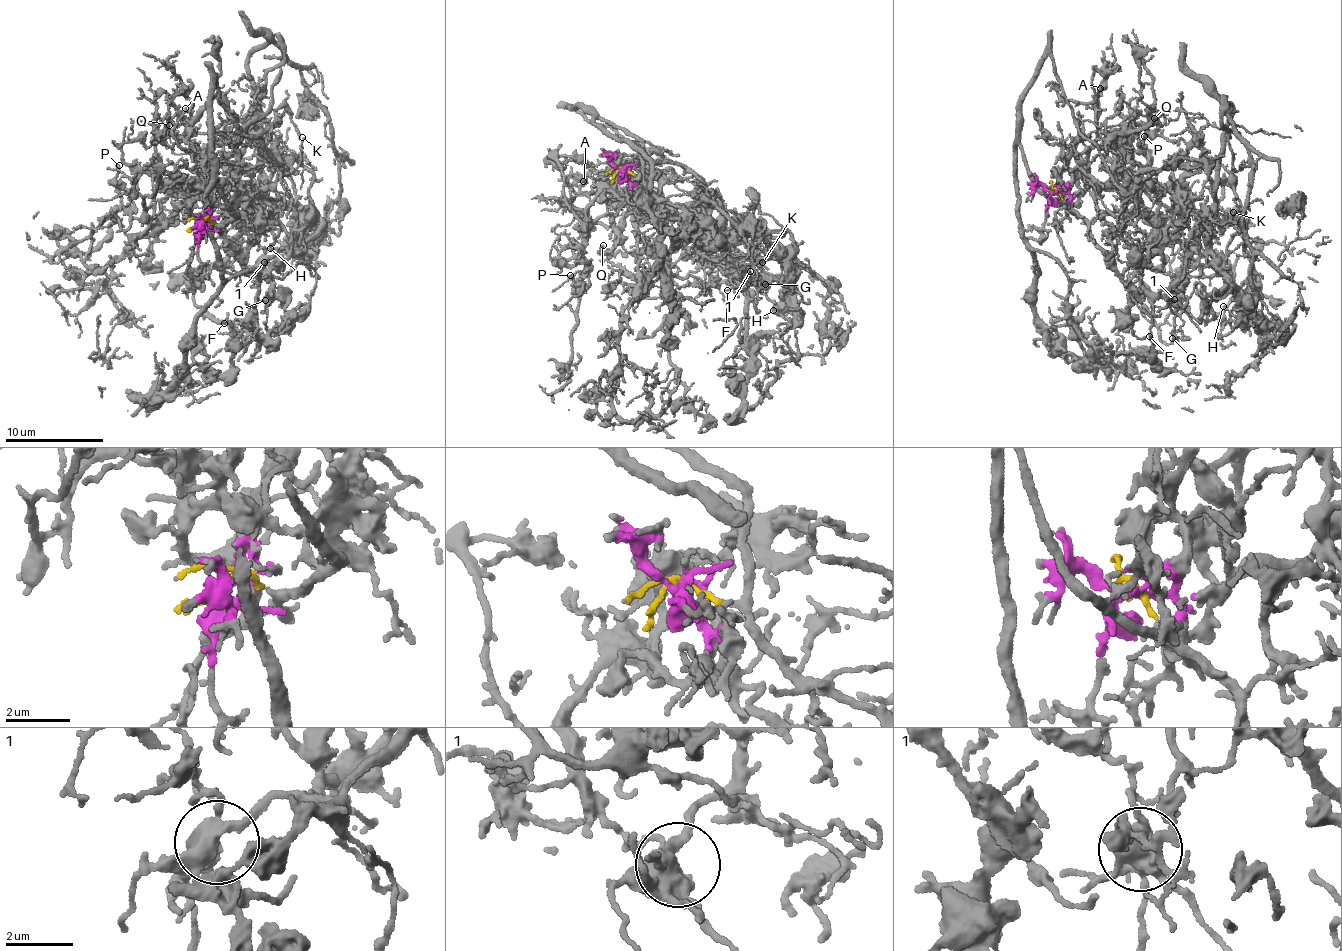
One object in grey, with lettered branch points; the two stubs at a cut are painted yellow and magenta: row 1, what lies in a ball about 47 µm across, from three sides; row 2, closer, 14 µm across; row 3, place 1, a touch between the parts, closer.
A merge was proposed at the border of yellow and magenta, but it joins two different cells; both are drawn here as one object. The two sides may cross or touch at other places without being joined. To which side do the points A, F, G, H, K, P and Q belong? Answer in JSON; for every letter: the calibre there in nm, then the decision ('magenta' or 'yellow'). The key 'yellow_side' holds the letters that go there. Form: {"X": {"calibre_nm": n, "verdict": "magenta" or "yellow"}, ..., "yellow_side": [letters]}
{"A": {"calibre_nm": 140, "verdict": "magenta"}, "F": {"calibre_nm": 120, "verdict": "yellow"}, "G": {"calibre_nm": 170, "verdict": "yellow"}, "H": {"calibre_nm": 170, "verdict": "yellow"}, "K": {"calibre_nm": 90, "verdict": "magenta"}, "P": {"calibre_nm": 170, "verdict": "magenta"}, "Q": {"calibre_nm": 150, "verdict": "magenta"}, "yellow_side": ["F", "G", "H"]}

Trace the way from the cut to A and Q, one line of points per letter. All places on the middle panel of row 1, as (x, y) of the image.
A: (619, 170), (640, 210), (630, 204), (605, 201), (596, 193), (581, 191), (578, 188), (583, 180)
Q: (619, 170), (640, 210), (634, 203), (608, 203), (618, 243), (604, 252), (602, 245)

